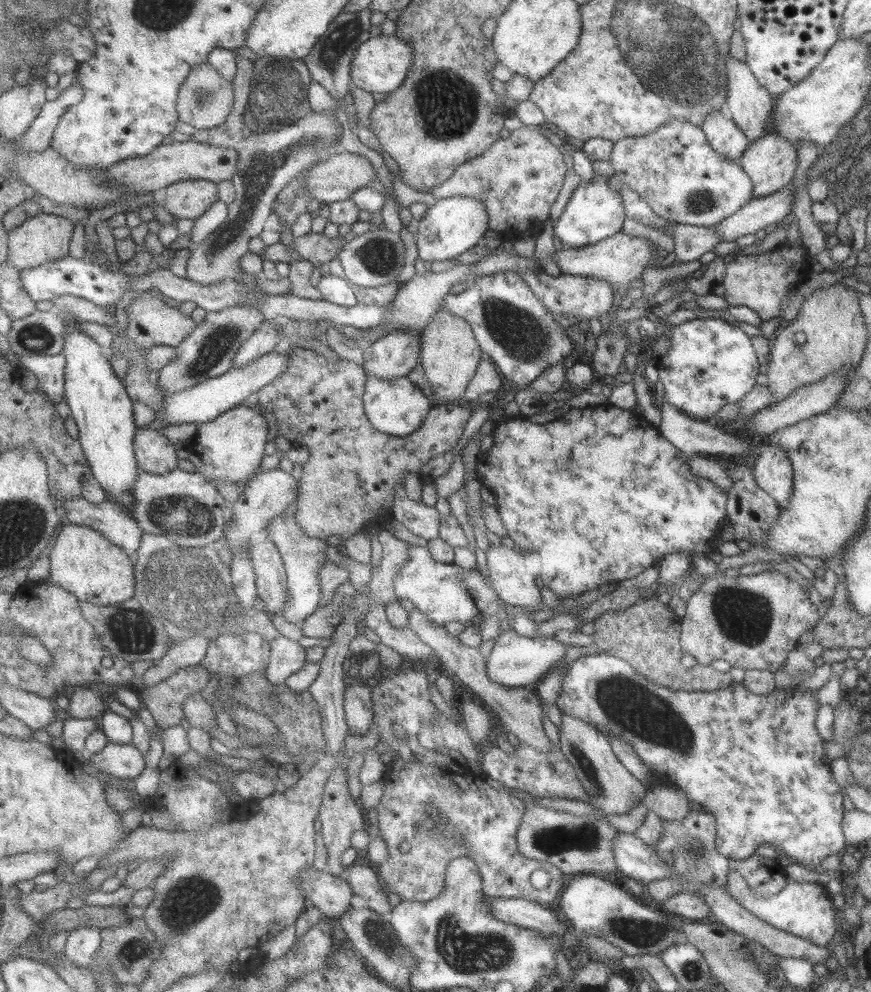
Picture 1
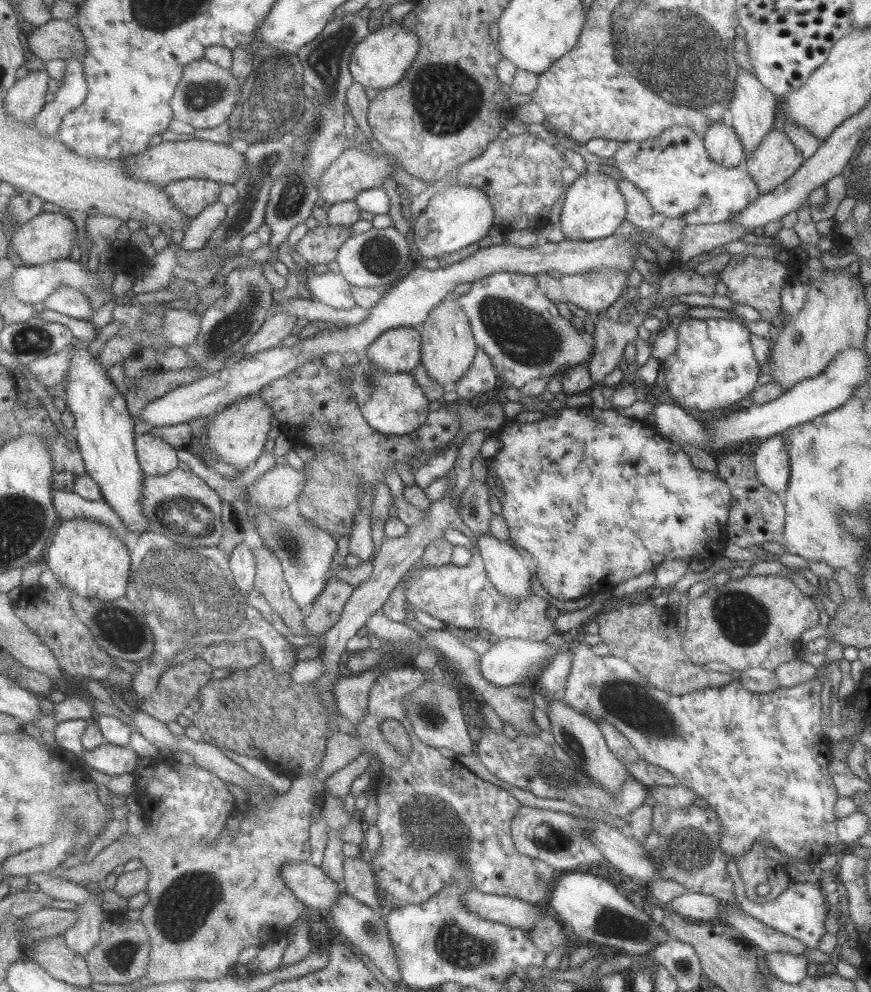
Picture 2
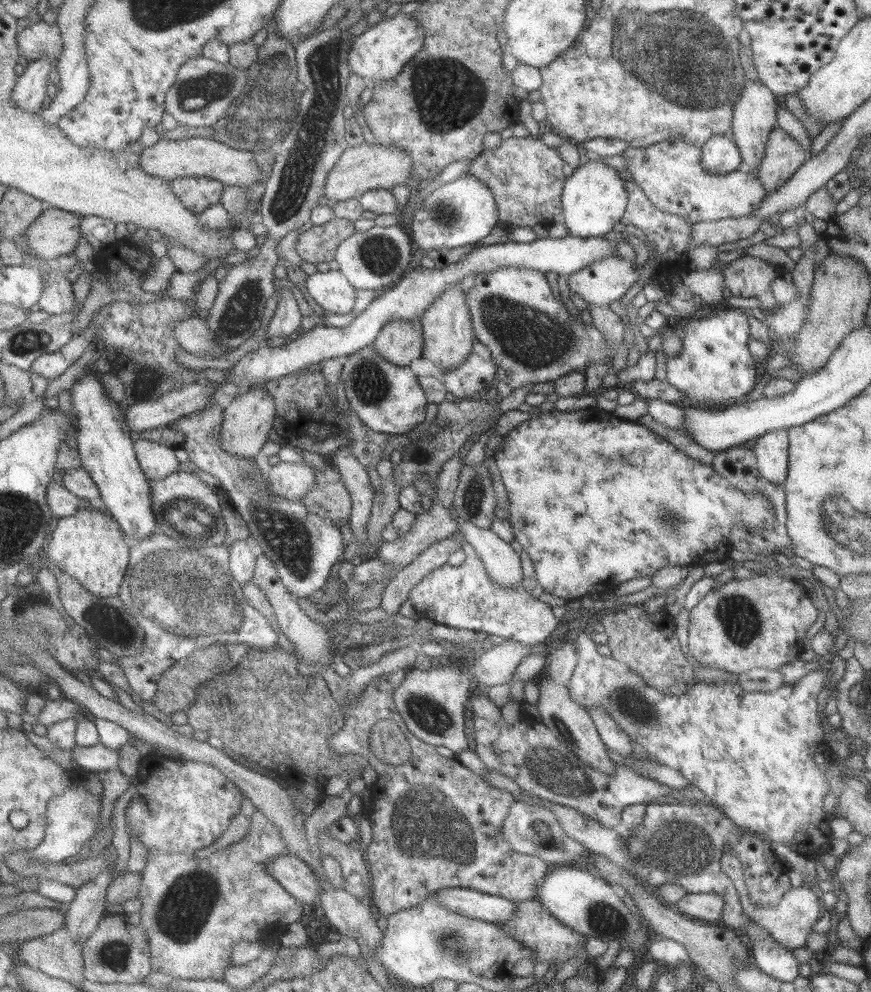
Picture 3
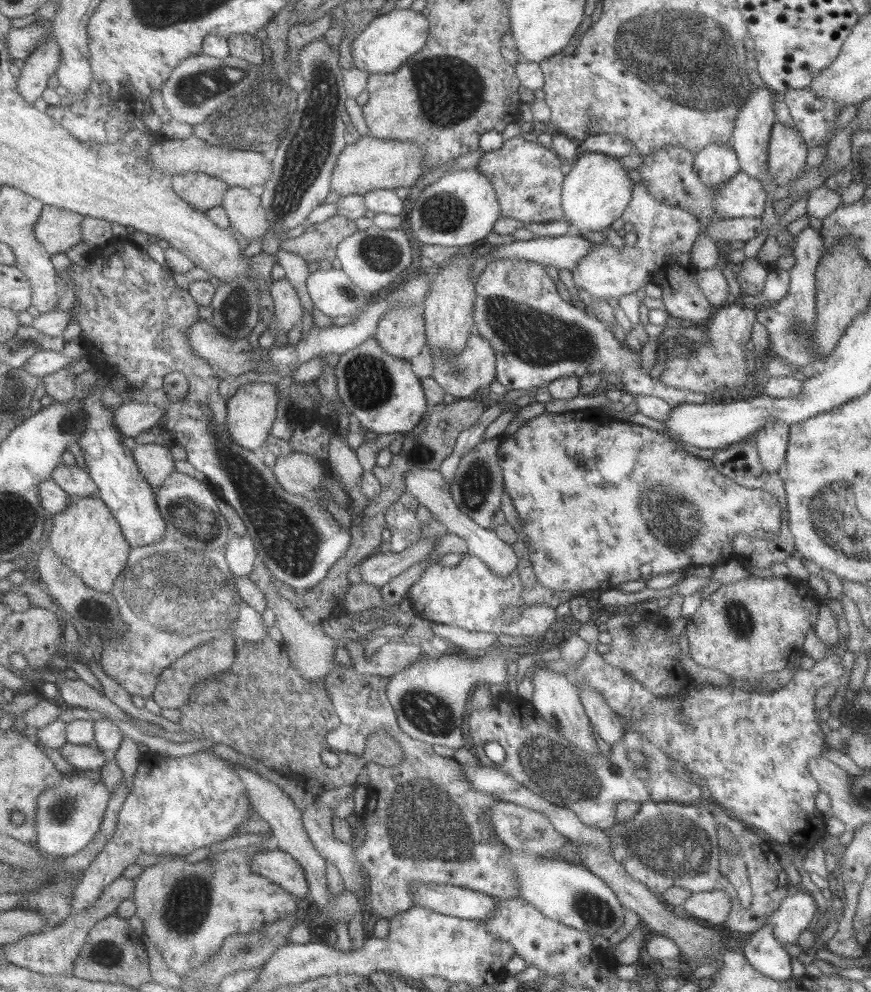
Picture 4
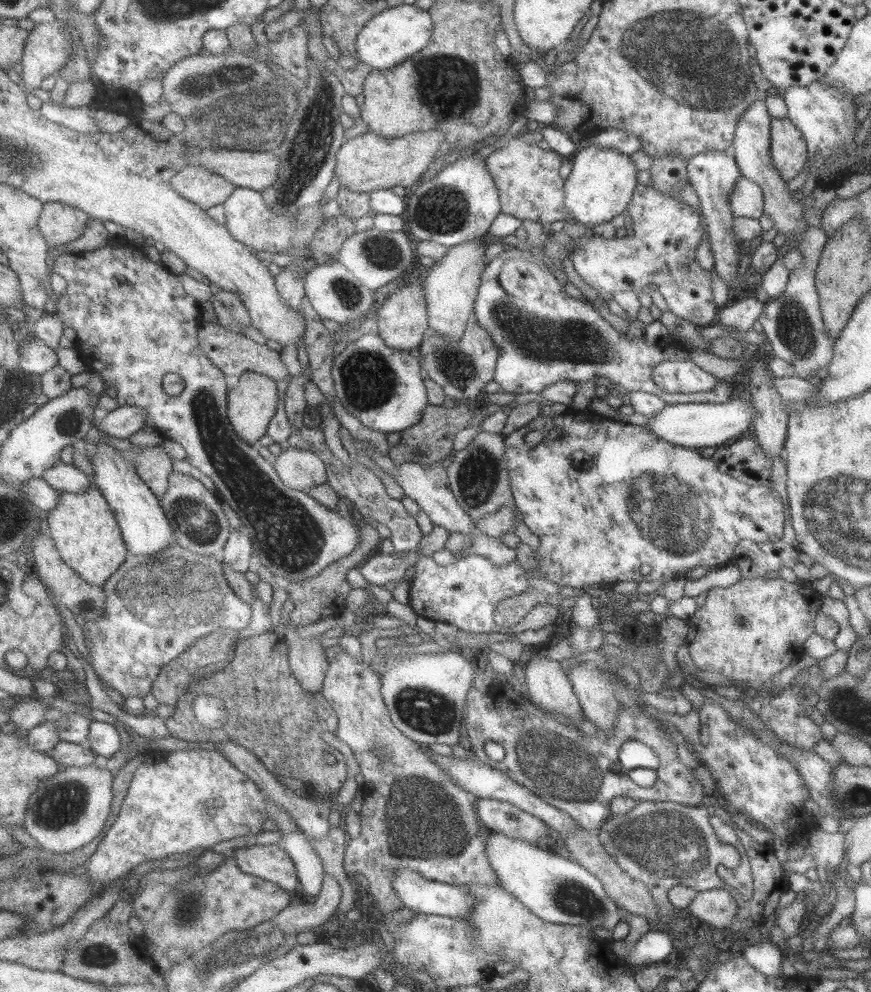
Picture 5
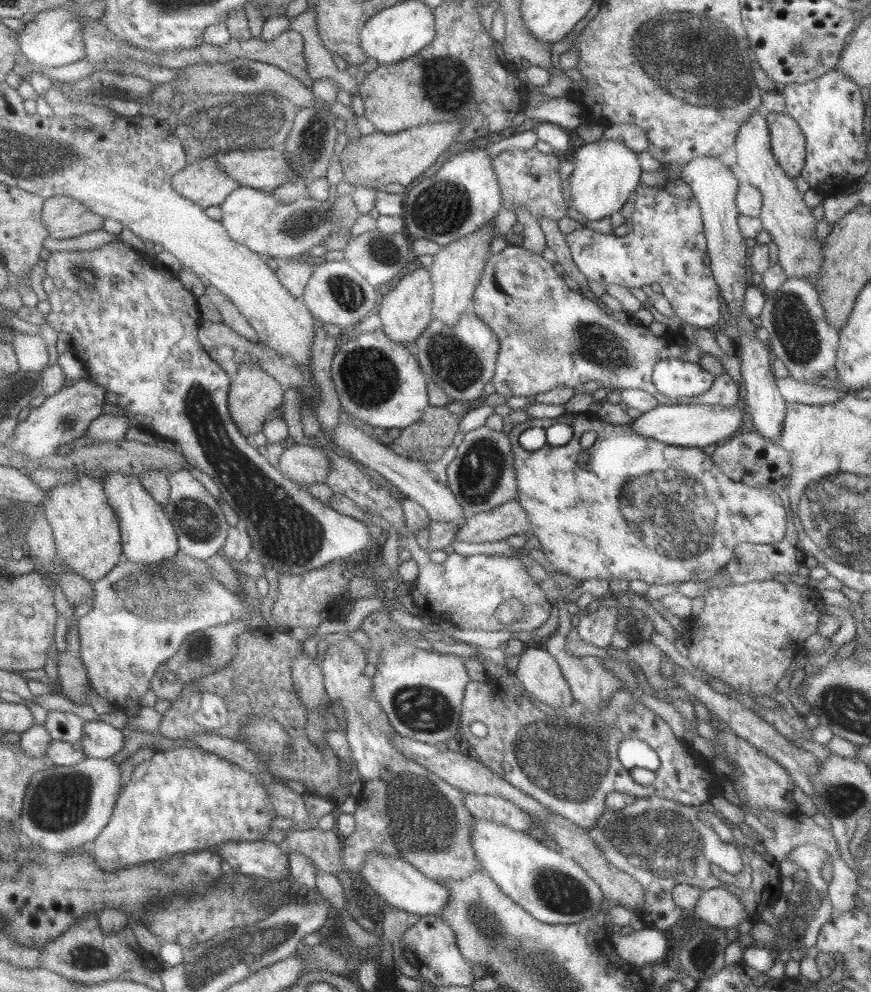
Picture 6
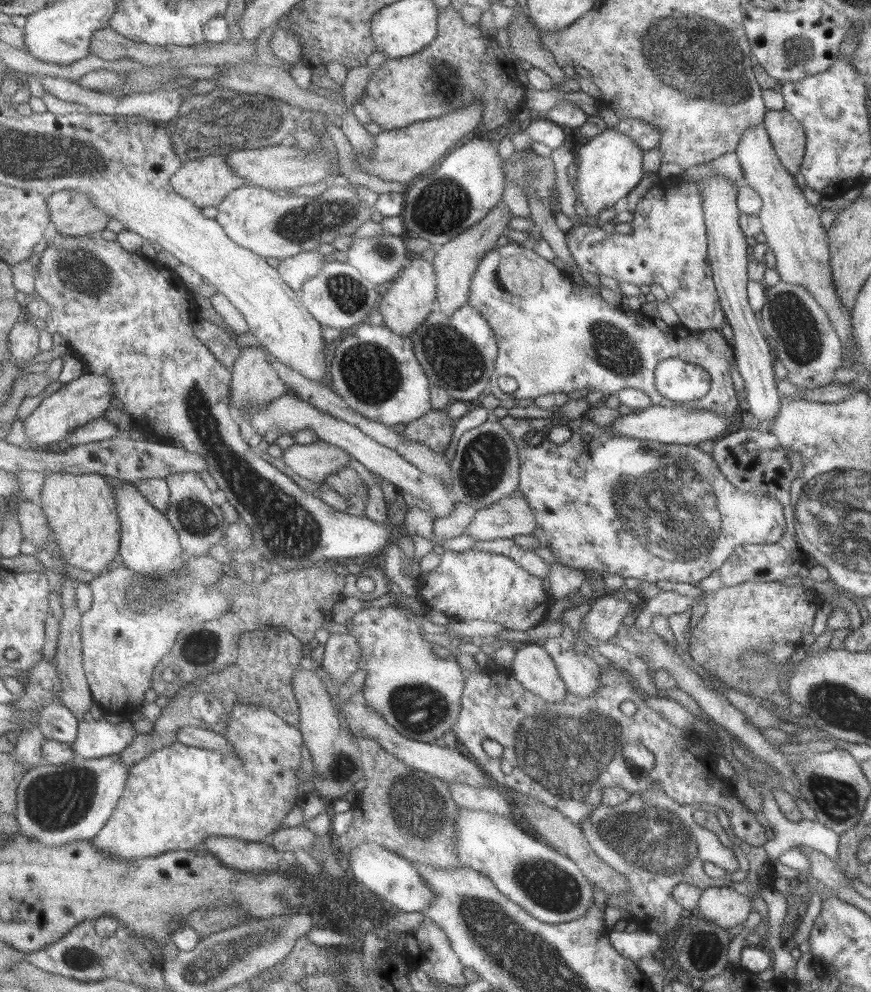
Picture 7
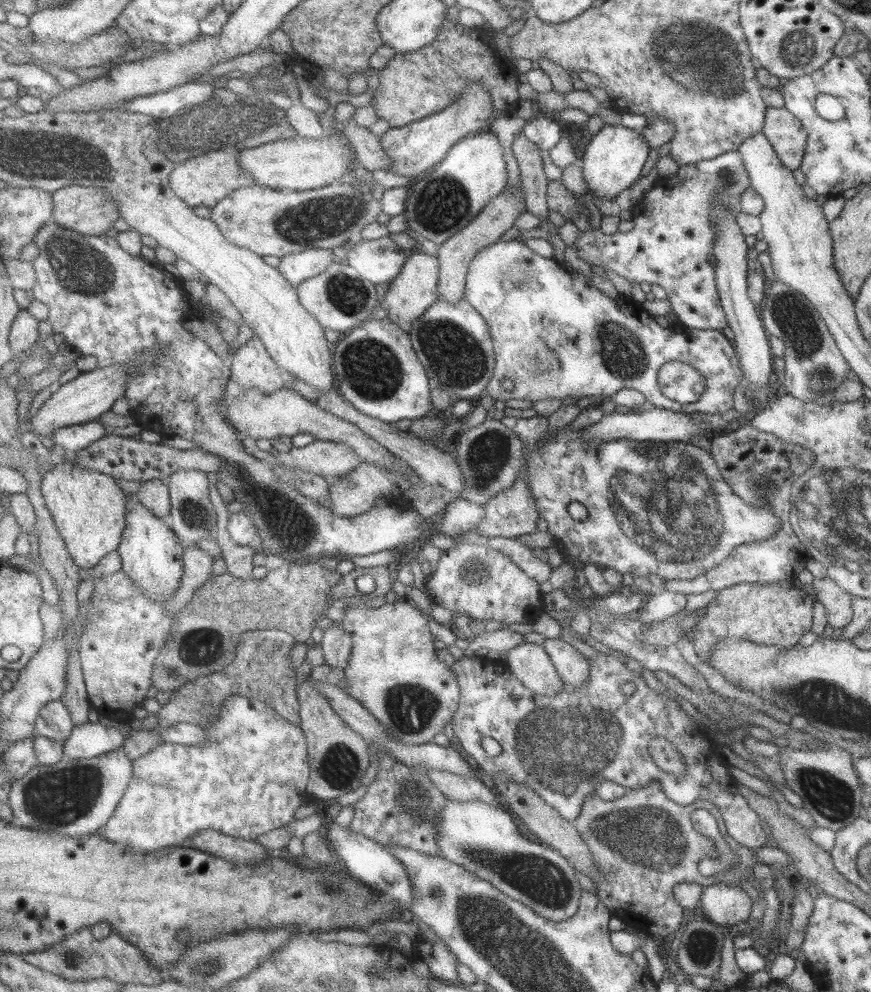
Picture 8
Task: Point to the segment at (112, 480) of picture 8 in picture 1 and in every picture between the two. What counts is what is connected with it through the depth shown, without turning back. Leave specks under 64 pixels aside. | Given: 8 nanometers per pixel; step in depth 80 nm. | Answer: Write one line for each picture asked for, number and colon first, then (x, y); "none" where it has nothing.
1: (85, 562)
2: (86, 556)
3: (89, 545)
4: (88, 538)
5: (84, 527)
6: (83, 522)
7: (82, 510)

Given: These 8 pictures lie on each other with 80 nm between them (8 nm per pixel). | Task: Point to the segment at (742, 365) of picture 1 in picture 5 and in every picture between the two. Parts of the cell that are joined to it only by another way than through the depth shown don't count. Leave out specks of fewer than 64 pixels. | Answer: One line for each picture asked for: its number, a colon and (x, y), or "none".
2: (713, 367)
3: (714, 367)
4: (718, 366)
5: (682, 376)

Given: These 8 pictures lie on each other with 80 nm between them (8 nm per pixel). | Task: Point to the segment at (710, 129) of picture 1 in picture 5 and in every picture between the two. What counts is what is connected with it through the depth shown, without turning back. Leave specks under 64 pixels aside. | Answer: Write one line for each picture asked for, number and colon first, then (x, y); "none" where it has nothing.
2: (723, 147)
3: (719, 155)
4: (715, 164)
5: (712, 174)

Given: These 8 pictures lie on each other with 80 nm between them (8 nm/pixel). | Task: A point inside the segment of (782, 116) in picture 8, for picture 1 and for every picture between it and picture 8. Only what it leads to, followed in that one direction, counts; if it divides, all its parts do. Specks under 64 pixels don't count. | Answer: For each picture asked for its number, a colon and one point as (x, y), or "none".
1: (770, 162)
2: (775, 160)
3: (783, 156)
4: (786, 152)
5: (788, 154)
6: (787, 144)
7: (787, 136)

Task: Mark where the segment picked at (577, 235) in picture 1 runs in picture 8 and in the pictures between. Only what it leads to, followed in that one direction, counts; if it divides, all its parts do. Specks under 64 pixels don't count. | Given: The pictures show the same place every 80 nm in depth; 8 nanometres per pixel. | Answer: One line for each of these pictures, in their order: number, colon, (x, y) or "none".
2: (593, 207)
3: (593, 198)
4: (595, 192)
5: (601, 182)
6: (605, 174)
7: (609, 165)
8: (610, 160)

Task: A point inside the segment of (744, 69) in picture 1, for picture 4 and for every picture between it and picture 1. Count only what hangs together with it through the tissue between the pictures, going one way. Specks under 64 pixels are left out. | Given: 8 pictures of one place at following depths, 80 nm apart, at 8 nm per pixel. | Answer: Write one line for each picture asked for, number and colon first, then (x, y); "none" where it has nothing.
2: (754, 110)
3: (754, 114)
4: (749, 140)

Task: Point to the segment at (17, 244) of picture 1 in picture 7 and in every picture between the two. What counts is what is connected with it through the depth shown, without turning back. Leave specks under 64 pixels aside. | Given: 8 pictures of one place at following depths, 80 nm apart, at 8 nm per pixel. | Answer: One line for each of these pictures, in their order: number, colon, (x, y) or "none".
2: (50, 236)
3: (56, 232)
4: (58, 228)
5: (61, 223)
6: (66, 217)
7: (73, 212)

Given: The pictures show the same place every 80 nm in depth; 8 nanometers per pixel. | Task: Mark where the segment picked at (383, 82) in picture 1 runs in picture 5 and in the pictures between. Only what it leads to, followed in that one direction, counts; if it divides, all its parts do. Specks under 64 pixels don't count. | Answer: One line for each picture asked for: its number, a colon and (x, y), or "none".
2: (381, 60)
3: (380, 54)
4: (384, 47)
5: (392, 37)

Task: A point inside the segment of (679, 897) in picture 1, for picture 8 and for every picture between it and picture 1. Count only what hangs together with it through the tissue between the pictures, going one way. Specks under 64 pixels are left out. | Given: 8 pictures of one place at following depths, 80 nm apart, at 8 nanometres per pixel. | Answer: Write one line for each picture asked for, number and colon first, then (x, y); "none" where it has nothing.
2: (693, 905)
3: (708, 906)
4: (713, 906)
5: (717, 907)
6: (717, 906)
7: (723, 906)
8: (725, 904)

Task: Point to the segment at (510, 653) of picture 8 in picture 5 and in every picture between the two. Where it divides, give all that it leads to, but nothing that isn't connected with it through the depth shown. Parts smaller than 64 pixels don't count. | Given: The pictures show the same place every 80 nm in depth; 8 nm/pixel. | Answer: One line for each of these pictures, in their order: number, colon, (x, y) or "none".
5: (548, 686)
6: (538, 672)
7: (532, 667)

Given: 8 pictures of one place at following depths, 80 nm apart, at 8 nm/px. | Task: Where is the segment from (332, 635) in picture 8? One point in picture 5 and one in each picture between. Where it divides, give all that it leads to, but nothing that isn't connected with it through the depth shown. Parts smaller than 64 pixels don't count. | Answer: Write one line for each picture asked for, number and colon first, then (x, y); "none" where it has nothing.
5: (413, 815)
6: (404, 810)
7: (342, 657)

